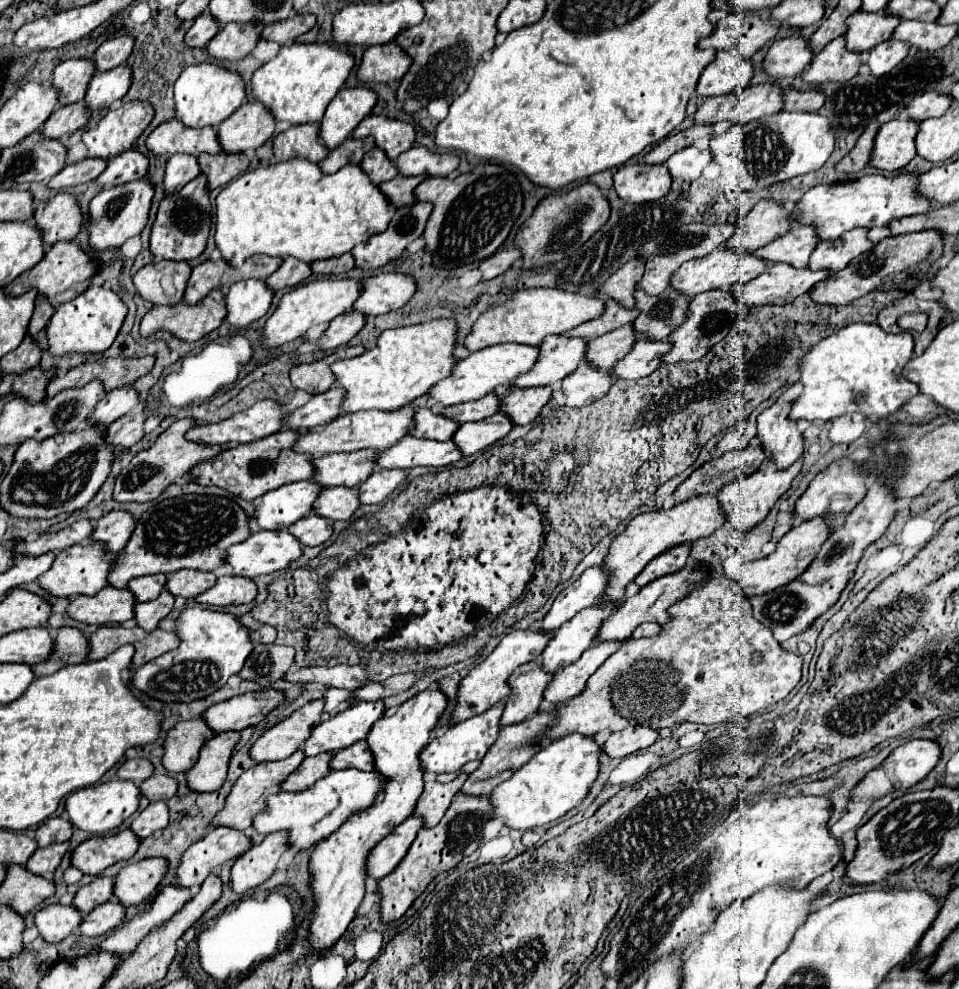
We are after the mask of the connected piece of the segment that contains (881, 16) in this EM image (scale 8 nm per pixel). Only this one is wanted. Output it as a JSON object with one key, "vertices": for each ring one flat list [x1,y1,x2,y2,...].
{"vertices":[[856,11,846,19,848,31,846,31,846,43,850,51,870,51,870,47,876,47,878,43,886,41,892,37,894,29,898,27,900,19,896,15,886,15,884,11,880,13,866,13,866,11]]}

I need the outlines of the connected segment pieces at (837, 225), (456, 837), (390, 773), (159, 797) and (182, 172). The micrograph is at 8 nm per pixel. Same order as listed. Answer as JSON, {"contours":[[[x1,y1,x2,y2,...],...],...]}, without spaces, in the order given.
{"contours":[[[866,175,866,177,860,177,856,181,846,181,846,183,834,183,834,185,822,183,822,185,816,185,812,189,808,189,802,195,802,199,792,209,792,219,798,221,800,225,814,227,818,239,826,241,826,239,838,239,840,235,844,235,846,231,850,231,854,227,866,227,866,229,884,227,892,219,902,219,902,217,908,217,908,215,918,215,918,213,926,213,930,209,936,209,936,207,930,207,918,195,914,185,916,185,914,175,900,175,900,177,894,177,894,179,888,179,884,175]],[[456,795,448,811,444,813,442,821,432,829,422,829,416,835,414,843,410,845,402,863,398,863,396,871,378,881,382,923,398,921,412,907,412,903,426,891,426,887,438,873,454,869,464,857,472,855,482,841,482,831,488,821,490,821,488,799,466,799,466,795]],[[428,689,402,703,392,717,378,719,368,733,368,747,374,755,374,769,384,777,384,787,374,803,356,811,330,837,322,839,310,855,310,891,314,895,314,911,310,917,308,945,314,953,330,949,344,933,364,897,366,855,374,843,382,841,398,823,408,819,424,789,424,771,420,767,420,751,430,741,430,731,446,709,446,695,438,689]],[[152,775,150,779,142,781,138,789,148,801,166,801,170,795,174,795,174,791,178,791,178,781,168,775]],[[188,153,172,155,166,163,166,177,164,177,166,193,180,191,188,181,198,177,198,171,200,171,200,165,196,155,188,155]]]}

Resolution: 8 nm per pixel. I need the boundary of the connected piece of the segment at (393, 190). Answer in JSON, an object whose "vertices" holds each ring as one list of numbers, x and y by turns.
{"vertices":[[398,175,386,183,380,183,380,189,386,193,386,197,396,205,402,207,406,203,414,203,414,189,418,183,422,183,426,179,426,175,416,175,416,177,406,177,406,175]]}

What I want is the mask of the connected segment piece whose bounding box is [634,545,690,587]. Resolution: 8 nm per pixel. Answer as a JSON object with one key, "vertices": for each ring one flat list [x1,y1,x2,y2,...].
{"vertices":[[682,545,682,547,674,547,674,551,666,551,662,553,658,559,652,559,644,571,638,575,636,585,644,587,648,585,650,581,658,579,658,577,664,577,664,575,672,575,676,571,680,571,684,565,686,565,686,559,688,559,688,553,690,553,690,545]]}

